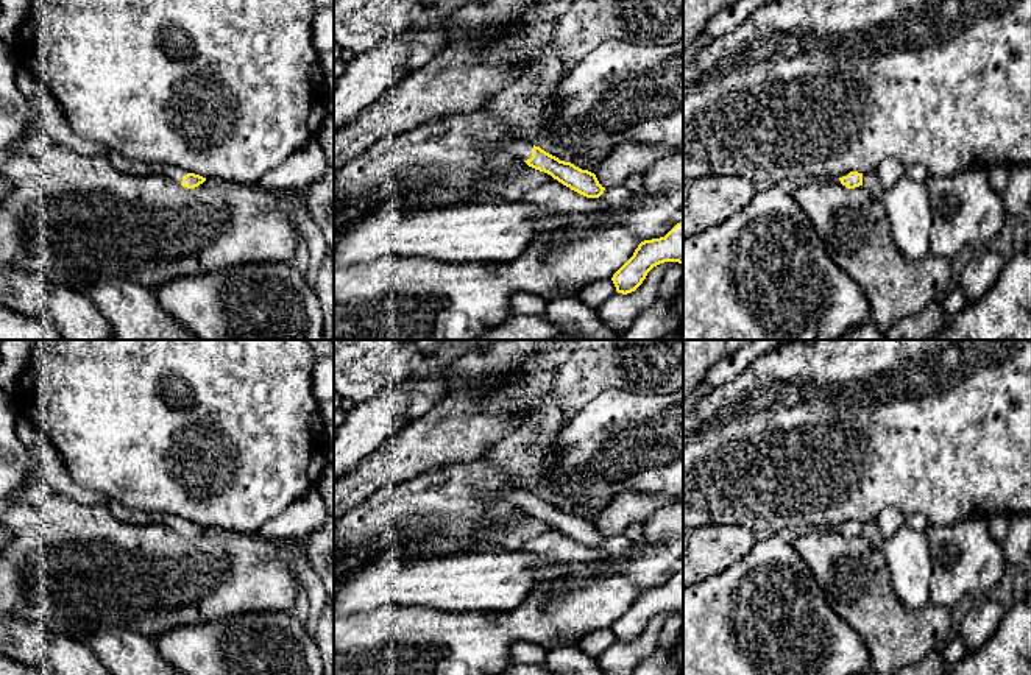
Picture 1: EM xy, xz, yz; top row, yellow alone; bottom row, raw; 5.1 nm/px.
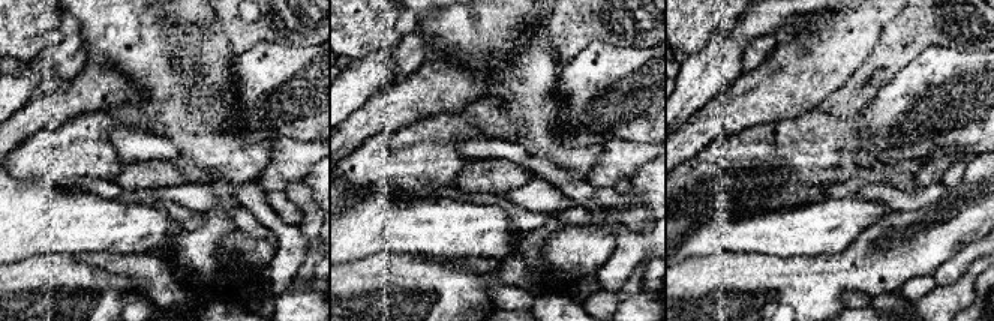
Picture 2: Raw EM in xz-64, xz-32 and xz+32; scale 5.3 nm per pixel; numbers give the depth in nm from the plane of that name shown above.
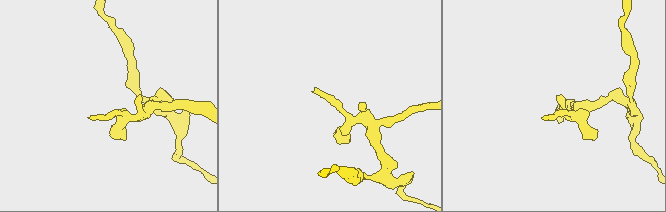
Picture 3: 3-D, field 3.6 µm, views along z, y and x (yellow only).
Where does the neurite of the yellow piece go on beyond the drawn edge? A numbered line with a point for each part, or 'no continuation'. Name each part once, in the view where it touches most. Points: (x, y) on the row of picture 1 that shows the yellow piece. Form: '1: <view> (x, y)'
1: xz (523, 150)

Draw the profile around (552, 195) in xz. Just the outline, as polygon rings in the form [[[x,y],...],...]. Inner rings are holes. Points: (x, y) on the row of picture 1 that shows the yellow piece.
[[[557,179],[544,182],[524,195],[524,201],[555,214],[582,214],[629,206],[632,192],[625,186],[608,187],[599,198],[586,198]]]

